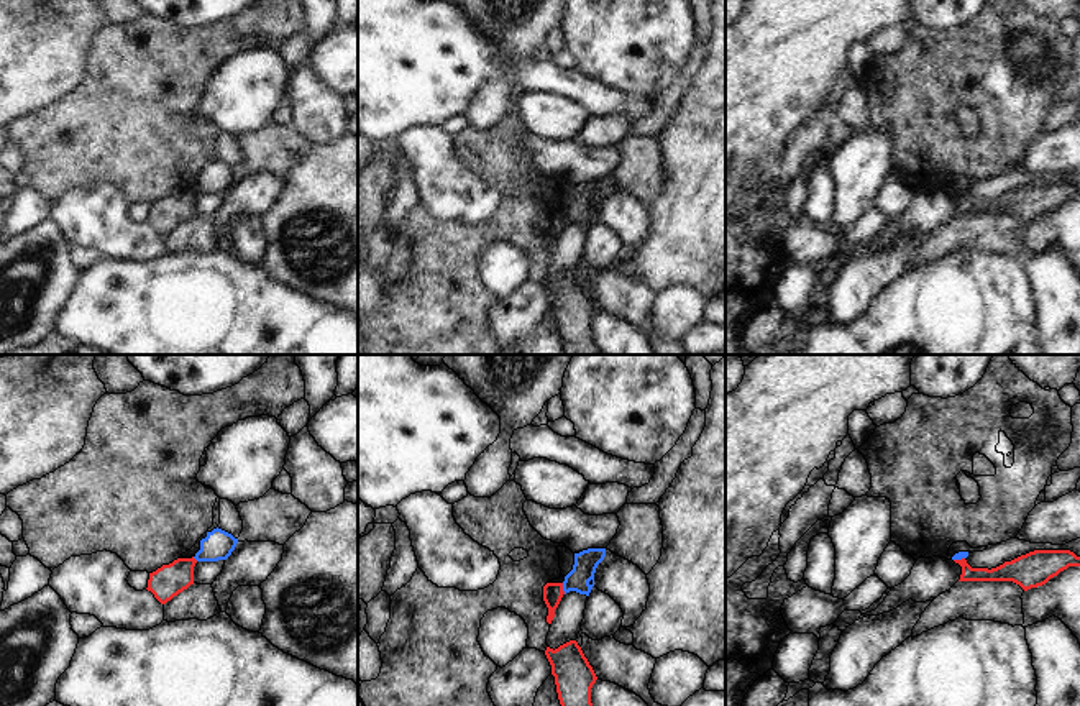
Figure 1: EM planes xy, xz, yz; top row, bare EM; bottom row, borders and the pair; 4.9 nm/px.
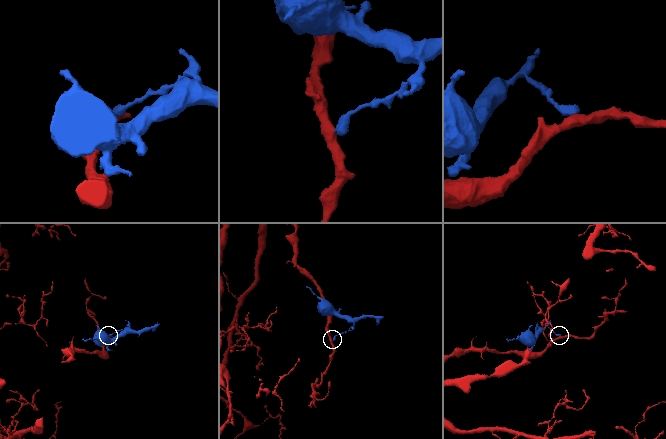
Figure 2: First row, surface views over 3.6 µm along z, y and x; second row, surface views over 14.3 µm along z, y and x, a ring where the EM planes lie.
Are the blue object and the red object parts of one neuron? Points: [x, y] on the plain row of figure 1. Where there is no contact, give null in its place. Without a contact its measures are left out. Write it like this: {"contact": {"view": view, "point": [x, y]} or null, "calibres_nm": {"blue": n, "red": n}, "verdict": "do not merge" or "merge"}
{"contact": {"view": "xz", "point": [563, 220]}, "calibres_nm": {"blue": 120, "red": 100}, "verdict": "do not merge"}

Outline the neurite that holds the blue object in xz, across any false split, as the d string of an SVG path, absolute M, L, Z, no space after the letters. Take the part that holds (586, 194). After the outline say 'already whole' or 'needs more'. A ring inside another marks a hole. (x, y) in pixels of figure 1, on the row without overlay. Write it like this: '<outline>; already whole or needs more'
M588 181L574 186L573 202L565 209L563 223L576 223L589 228L594 218L594 205L597 197L604 192L606 181Z; already whole

